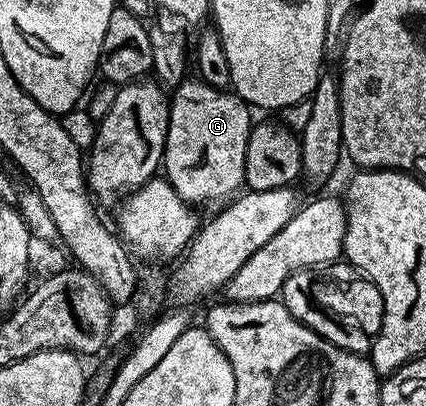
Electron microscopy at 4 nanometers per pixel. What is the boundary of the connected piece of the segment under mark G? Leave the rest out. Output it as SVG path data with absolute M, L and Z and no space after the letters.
M194 76L172 90L169 104L170 123L161 164L166 181L191 204L230 202L246 181L244 156L252 129L251 107L229 89L212 87Z

